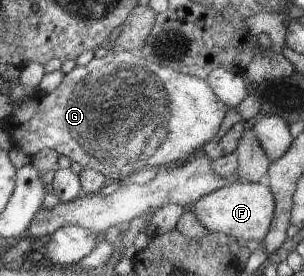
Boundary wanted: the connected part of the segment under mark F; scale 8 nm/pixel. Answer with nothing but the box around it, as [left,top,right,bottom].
[189,180,276,243]

